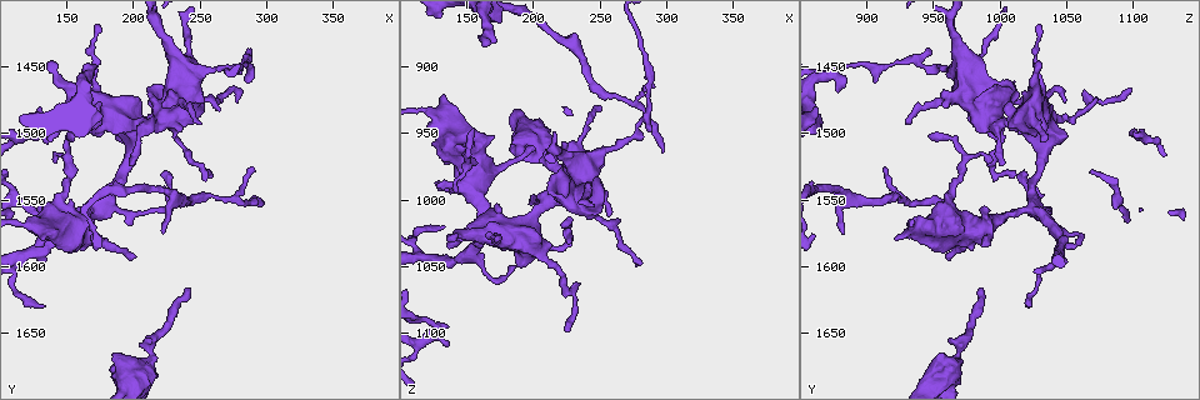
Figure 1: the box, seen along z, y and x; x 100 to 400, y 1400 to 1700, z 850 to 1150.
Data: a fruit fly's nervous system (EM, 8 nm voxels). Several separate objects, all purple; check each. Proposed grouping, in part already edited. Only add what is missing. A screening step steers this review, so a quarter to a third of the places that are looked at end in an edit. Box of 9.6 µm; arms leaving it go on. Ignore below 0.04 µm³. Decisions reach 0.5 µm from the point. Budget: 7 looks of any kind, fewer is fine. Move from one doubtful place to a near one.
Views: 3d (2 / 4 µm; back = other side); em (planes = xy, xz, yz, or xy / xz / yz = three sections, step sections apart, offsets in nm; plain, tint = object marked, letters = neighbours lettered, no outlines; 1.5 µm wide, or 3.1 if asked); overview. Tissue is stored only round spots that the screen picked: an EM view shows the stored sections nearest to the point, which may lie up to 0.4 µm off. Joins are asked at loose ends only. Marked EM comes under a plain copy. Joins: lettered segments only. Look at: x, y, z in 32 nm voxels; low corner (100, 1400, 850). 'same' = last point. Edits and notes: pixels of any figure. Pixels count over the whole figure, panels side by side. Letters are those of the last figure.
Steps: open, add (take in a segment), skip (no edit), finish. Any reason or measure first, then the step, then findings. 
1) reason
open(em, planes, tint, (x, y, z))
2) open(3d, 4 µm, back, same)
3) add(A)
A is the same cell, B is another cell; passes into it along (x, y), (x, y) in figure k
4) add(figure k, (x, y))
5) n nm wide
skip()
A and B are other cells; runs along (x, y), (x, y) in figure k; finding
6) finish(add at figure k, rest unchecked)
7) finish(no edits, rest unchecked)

branch stops here
open(3d, 4 µm, (198, 1520, 1004))

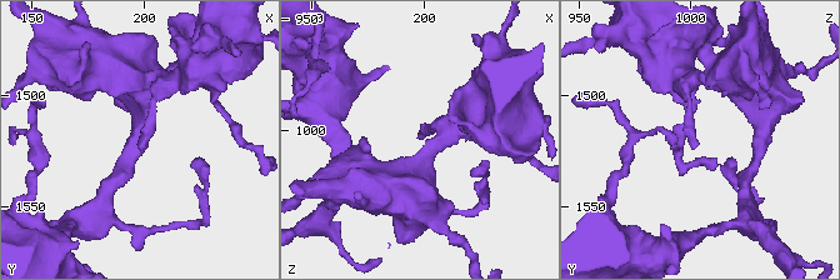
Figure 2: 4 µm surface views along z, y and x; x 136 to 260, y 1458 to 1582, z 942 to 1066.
open(em, planes, letters, (196, 1521, 1002))

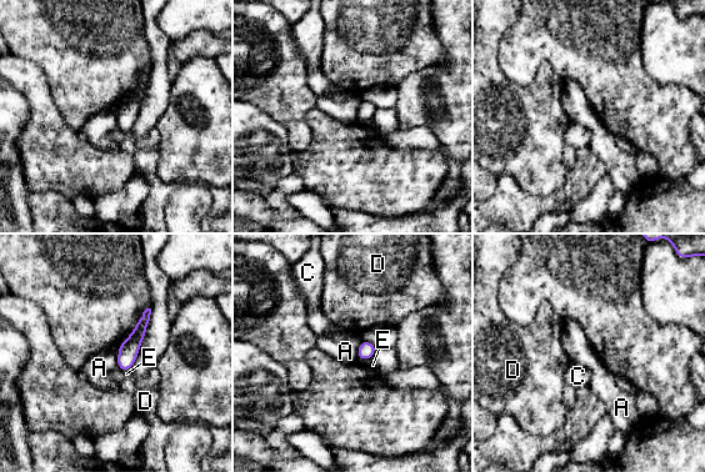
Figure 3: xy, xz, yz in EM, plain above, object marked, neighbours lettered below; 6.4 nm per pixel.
skip()
A, C, D and E are other cells; no lettered segment goes on from it

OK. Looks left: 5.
free end
open(3d, 4 µm, (200, 1590, 962))

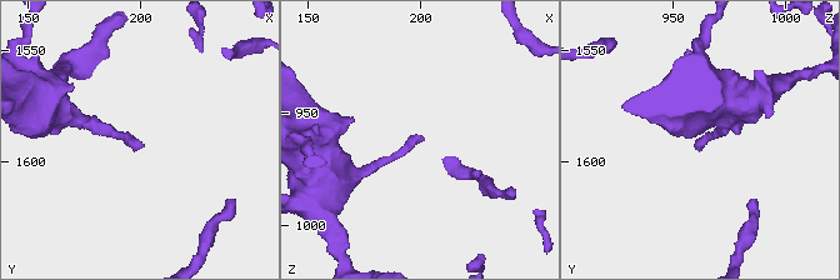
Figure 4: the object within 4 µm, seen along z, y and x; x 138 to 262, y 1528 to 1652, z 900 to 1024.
shape alone is not enough
open(em, planes, letters, (201, 1591, 961))

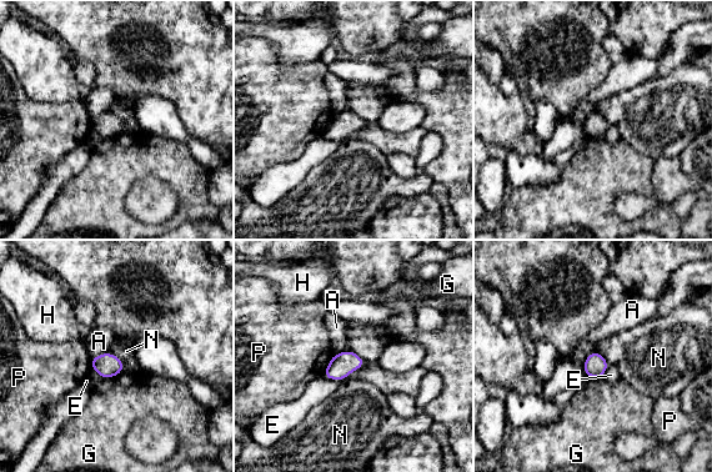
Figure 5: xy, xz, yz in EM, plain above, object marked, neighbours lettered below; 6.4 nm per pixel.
N touches over 200 nm
skip()
A, E, G, H, N and P are other cells; border along (366, 362), (341, 380) in figure 5; none of them fits

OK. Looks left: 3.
branch stops here
open(em, xz, step 4, tint, (228, 1466, 1098))

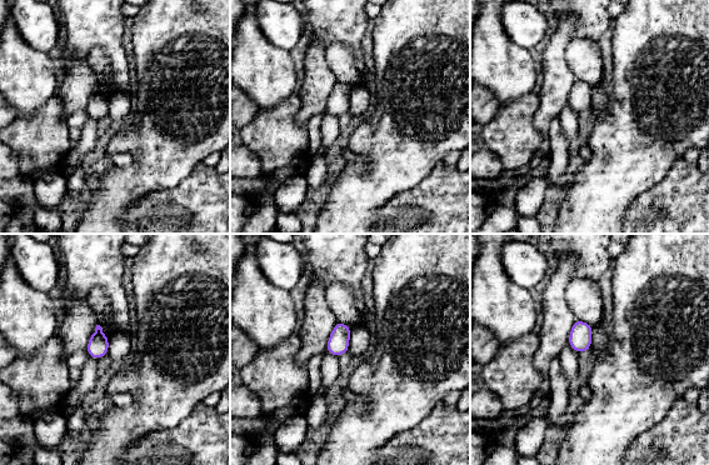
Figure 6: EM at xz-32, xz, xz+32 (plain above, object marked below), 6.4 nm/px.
open(em, planes, letters, same)

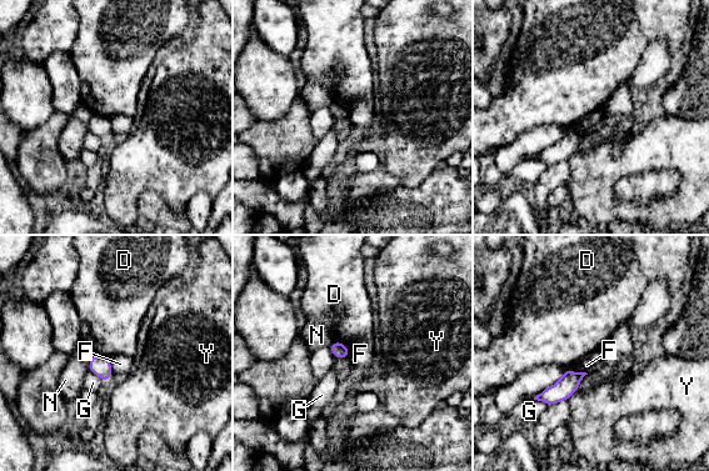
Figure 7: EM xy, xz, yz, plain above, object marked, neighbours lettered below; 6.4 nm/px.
F touches over 130 nm
skip()
D, F, G, N and Y are other cells; border along (94, 352), (109, 359) in figure 7; none of them fits

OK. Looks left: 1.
finish(no edits, rest unchecked)

